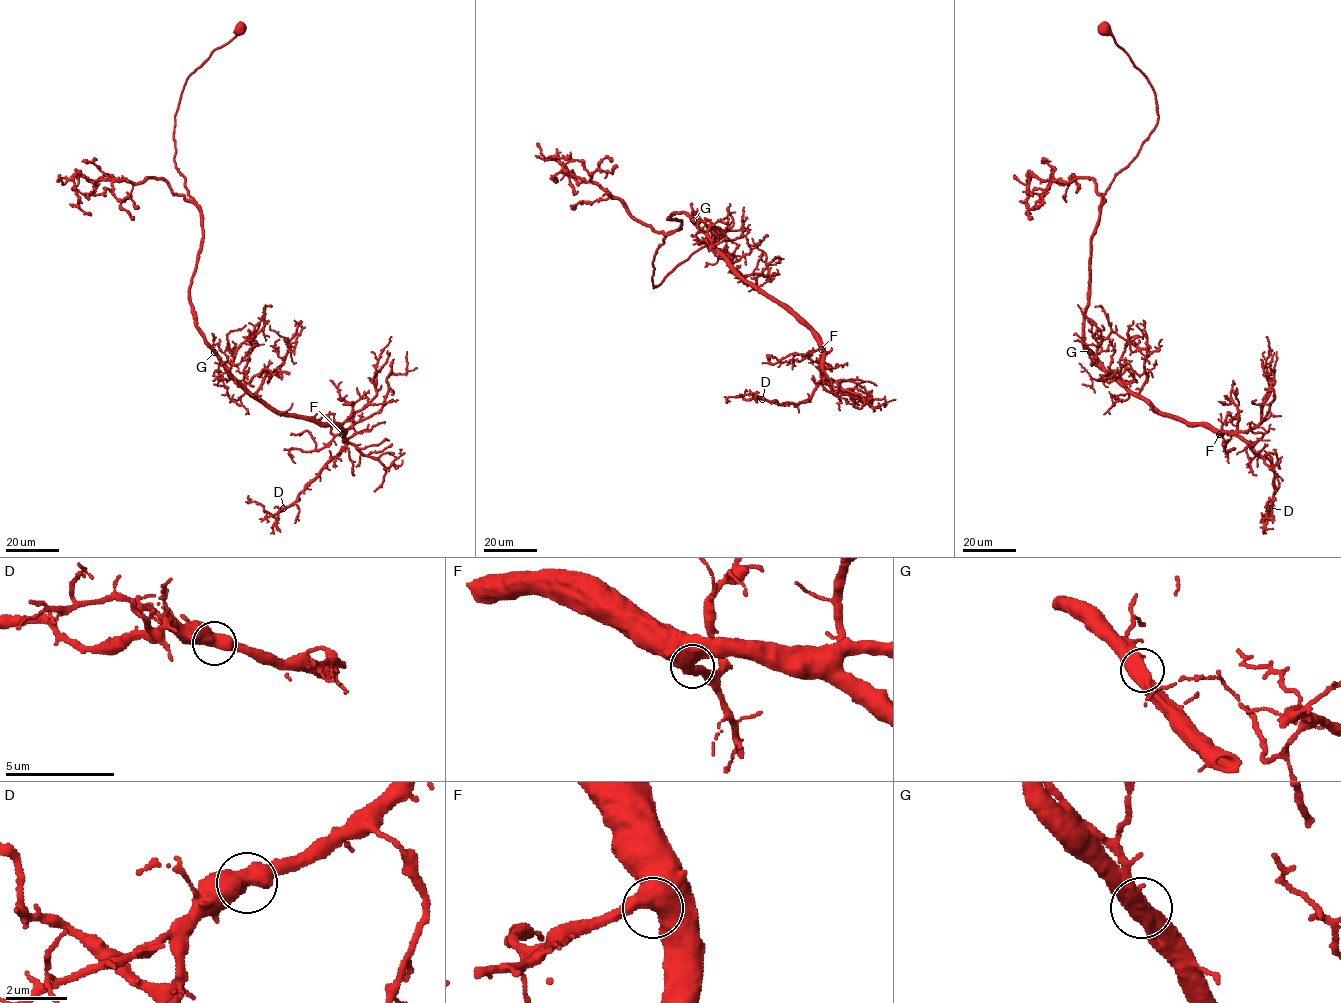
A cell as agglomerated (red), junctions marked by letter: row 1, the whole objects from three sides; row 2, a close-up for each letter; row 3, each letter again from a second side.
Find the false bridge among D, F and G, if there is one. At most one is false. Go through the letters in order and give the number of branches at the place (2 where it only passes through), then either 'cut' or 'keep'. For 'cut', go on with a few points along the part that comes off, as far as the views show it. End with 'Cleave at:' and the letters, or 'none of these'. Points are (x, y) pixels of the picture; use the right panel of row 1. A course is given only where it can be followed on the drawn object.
D: 2 branches meet; keep
F: 2 branches meet; keep
G: 2 branches meet; keep
Cleave at: none of these

